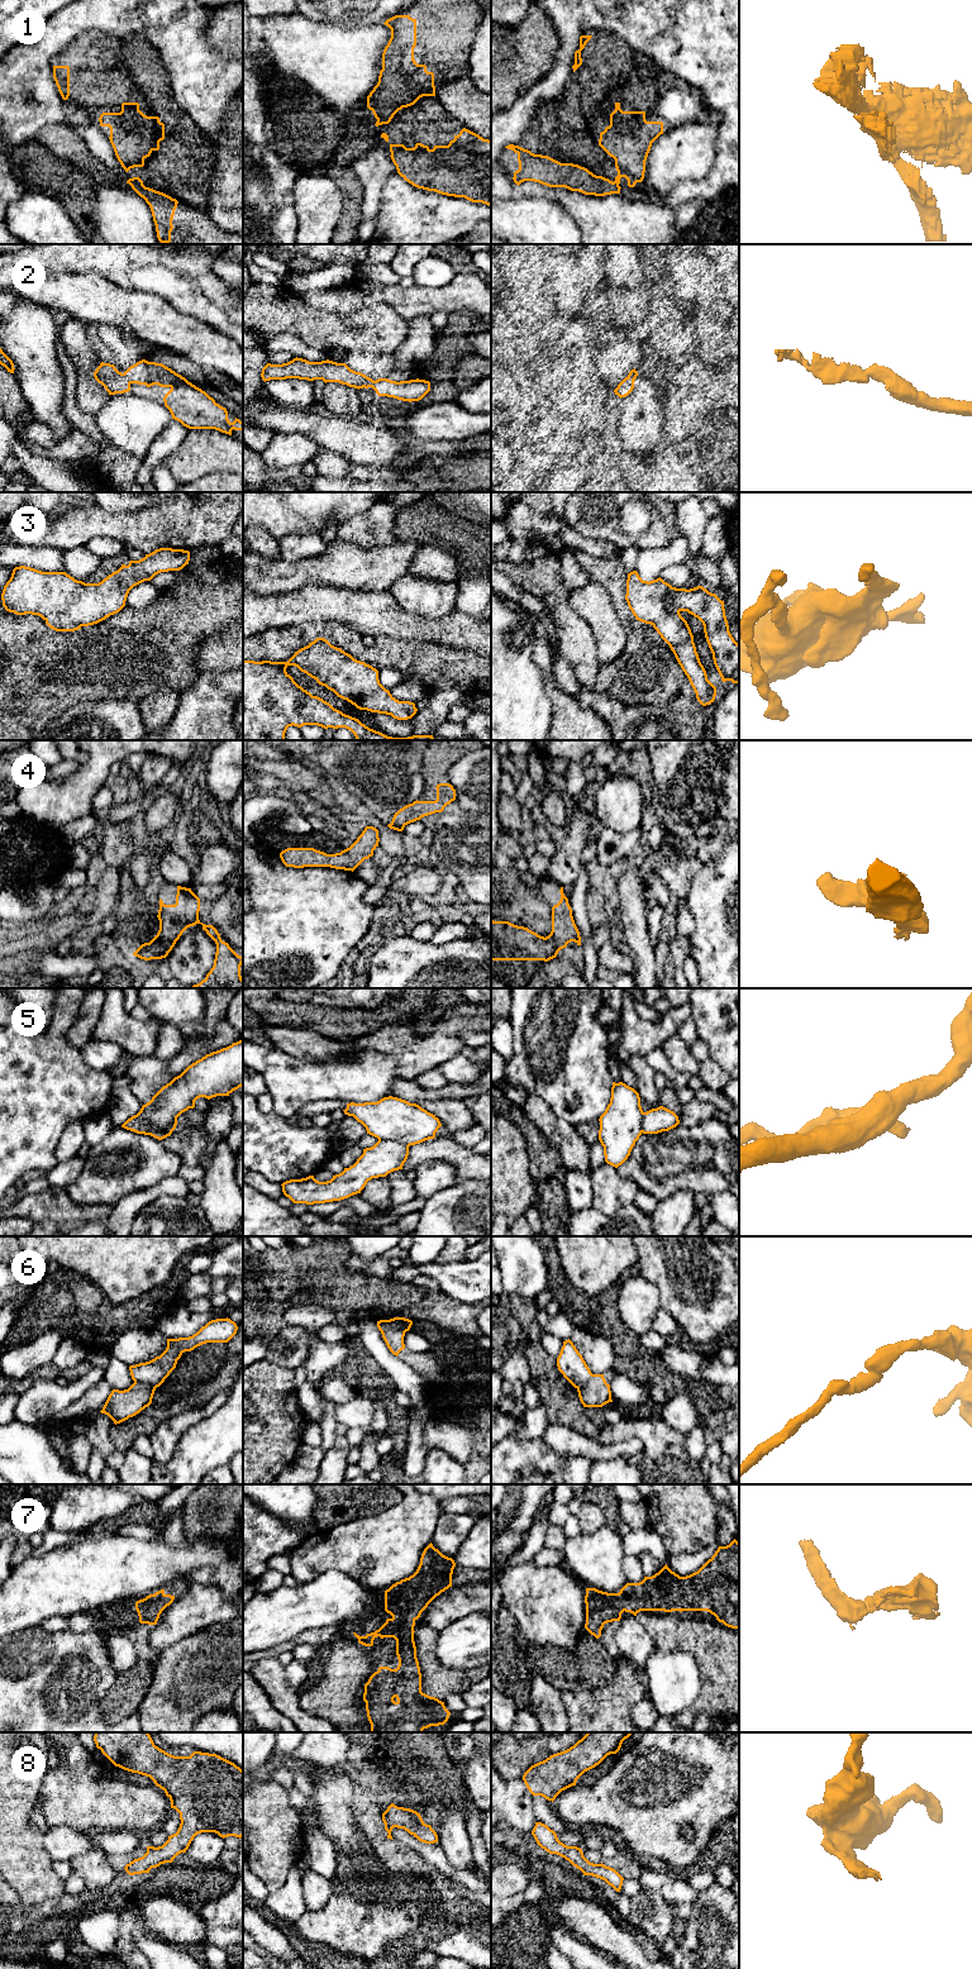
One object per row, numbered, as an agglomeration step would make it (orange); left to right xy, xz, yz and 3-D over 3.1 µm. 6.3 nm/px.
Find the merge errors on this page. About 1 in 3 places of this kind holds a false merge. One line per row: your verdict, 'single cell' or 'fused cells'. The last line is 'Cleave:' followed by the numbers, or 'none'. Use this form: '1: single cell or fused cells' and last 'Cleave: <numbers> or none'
1: fused cells
2: single cell
3: single cell
4: single cell
5: fused cells
6: fused cells
7: single cell
8: single cell
Cleave: 1, 5, 6

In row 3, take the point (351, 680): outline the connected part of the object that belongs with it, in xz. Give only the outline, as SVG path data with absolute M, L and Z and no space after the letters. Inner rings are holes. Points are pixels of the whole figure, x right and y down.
M316 638L306 647L295 652L287 662L243 661L243 740L285 740L289 726L318 725L324 729L346 728L357 740L434 740L433 735L413 735L392 738L370 729L358 719L343 714L329 702L299 686L286 672L289 666L314 678L319 685L333 691L359 710L391 715L397 720L411 719L418 709L414 702L396 700L378 680L378 671L364 662L354 659L340 648L332 645L324 638Z

